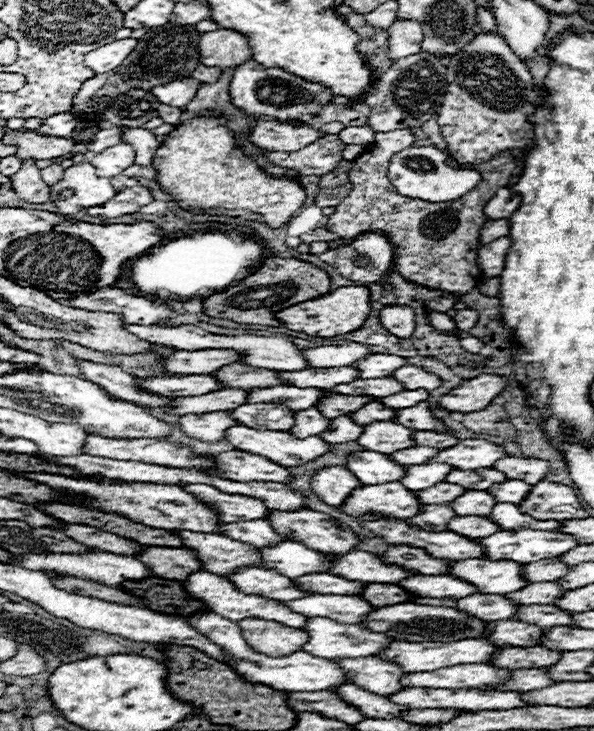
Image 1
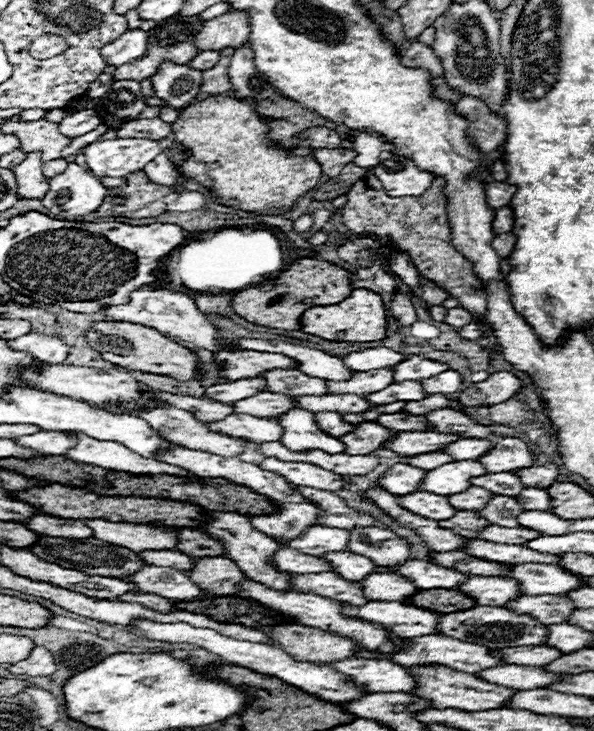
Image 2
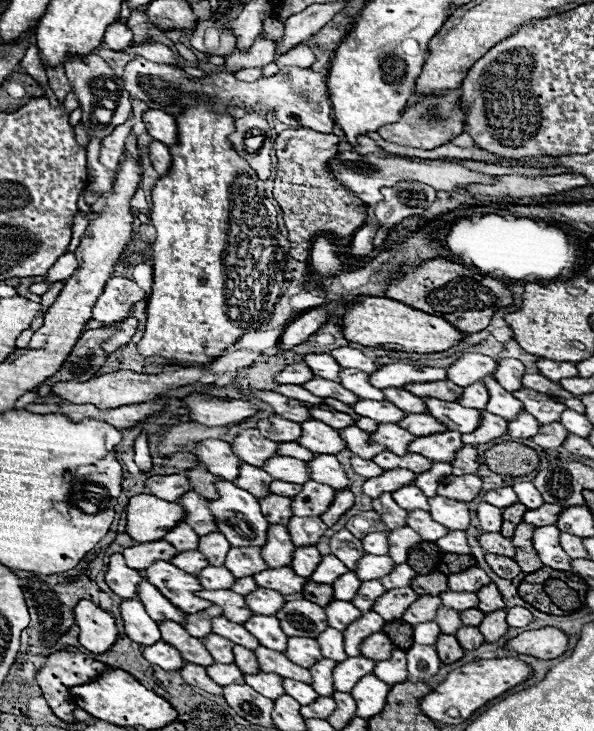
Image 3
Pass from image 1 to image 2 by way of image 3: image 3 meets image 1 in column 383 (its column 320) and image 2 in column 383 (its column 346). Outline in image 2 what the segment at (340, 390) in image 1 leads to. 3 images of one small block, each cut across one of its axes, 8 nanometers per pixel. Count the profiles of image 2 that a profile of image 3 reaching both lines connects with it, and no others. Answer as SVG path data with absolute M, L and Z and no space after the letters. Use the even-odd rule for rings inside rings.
M396 382L380 392L368 394L372 404L390 404L390 402L418 402L424 398L424 386L420 382Z

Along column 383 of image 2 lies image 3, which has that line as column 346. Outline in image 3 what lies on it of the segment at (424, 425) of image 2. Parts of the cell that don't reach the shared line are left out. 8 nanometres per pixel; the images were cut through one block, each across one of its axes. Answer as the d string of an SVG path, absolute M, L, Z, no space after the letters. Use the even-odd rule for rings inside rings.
M326 404L310 406L308 410L310 410L310 416L312 416L314 420L320 420L320 422L324 422L324 424L336 428L336 430L340 430L344 424L352 424L352 422L350 422L350 420L352 420L350 416L346 416L346 414L342 414L342 412L336 412L334 408L330 408L330 406L326 406Z

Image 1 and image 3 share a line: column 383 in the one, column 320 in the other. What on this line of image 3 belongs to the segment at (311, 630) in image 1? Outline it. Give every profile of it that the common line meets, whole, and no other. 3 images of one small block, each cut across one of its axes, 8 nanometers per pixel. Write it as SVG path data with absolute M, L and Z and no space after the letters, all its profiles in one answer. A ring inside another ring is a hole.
M326 628L320 636L316 636L316 642L320 644L322 656L336 660L336 662L344 662L348 656L344 652L344 640L342 640L342 632L334 630L334 628Z

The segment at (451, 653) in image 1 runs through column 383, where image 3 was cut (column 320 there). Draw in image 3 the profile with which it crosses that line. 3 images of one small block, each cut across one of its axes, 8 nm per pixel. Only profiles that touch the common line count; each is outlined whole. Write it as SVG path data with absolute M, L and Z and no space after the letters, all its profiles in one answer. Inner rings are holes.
M304 636L288 638L284 654L288 656L288 660L292 660L298 666L304 666L304 668L314 666L322 658L318 642L314 638L304 638Z

